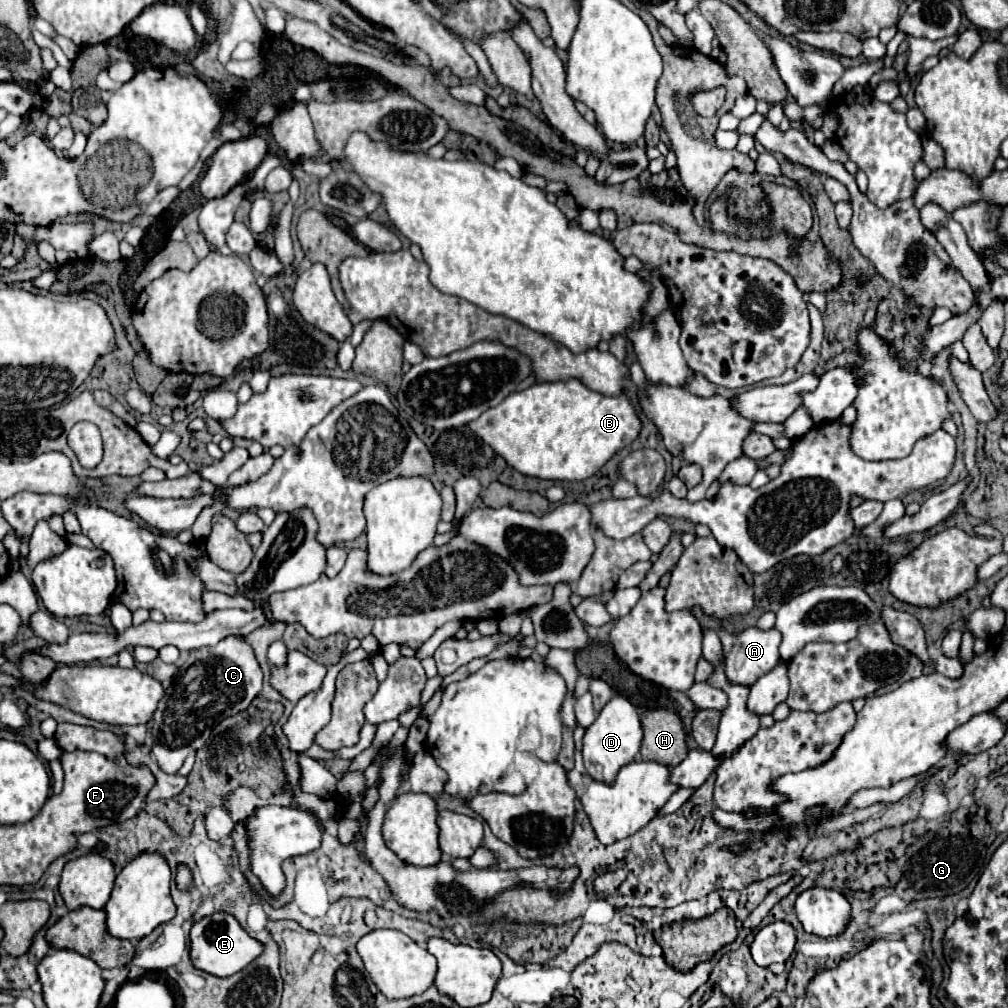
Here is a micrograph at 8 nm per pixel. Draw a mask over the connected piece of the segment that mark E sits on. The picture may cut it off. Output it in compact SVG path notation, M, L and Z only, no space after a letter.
M213 913L193 923L191 927L191 961L197 969L207 971L217 977L227 977L243 967L247 967L253 959L263 953L263 943L251 937L239 921L229 913Z

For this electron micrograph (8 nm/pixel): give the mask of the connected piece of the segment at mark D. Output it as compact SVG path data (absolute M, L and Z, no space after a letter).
M615 695L599 711L597 719L585 731L585 737L583 737L583 763L585 763L587 773L595 781L611 783L611 779L615 779L619 767L633 761L633 757L637 755L637 751L641 747L641 739L643 739L643 729L641 729L641 721L639 721L639 715L637 715L633 703L623 695Z

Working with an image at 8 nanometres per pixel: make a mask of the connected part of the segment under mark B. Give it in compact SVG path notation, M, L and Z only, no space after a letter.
M567 379L535 383L525 391L511 393L503 403L473 419L469 427L523 475L583 481L595 475L619 449L631 445L643 423L627 391L609 397L585 387L579 379Z

